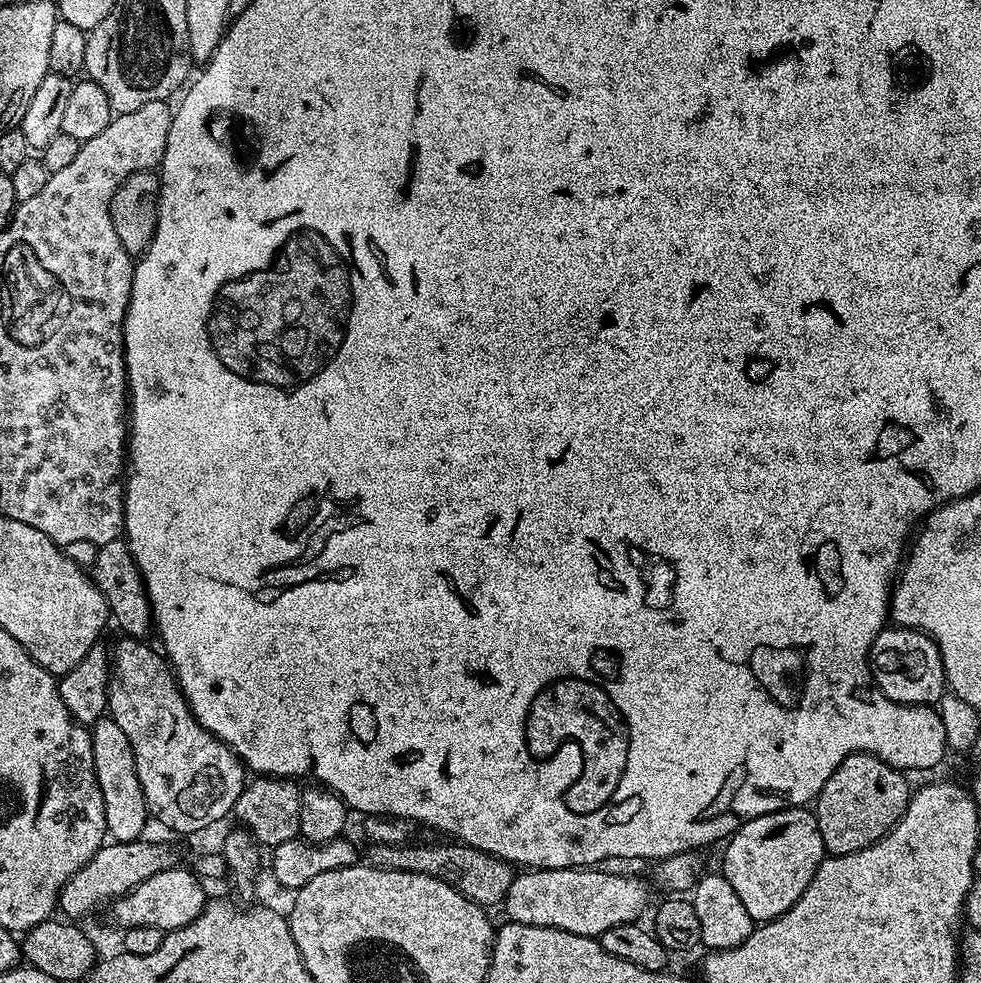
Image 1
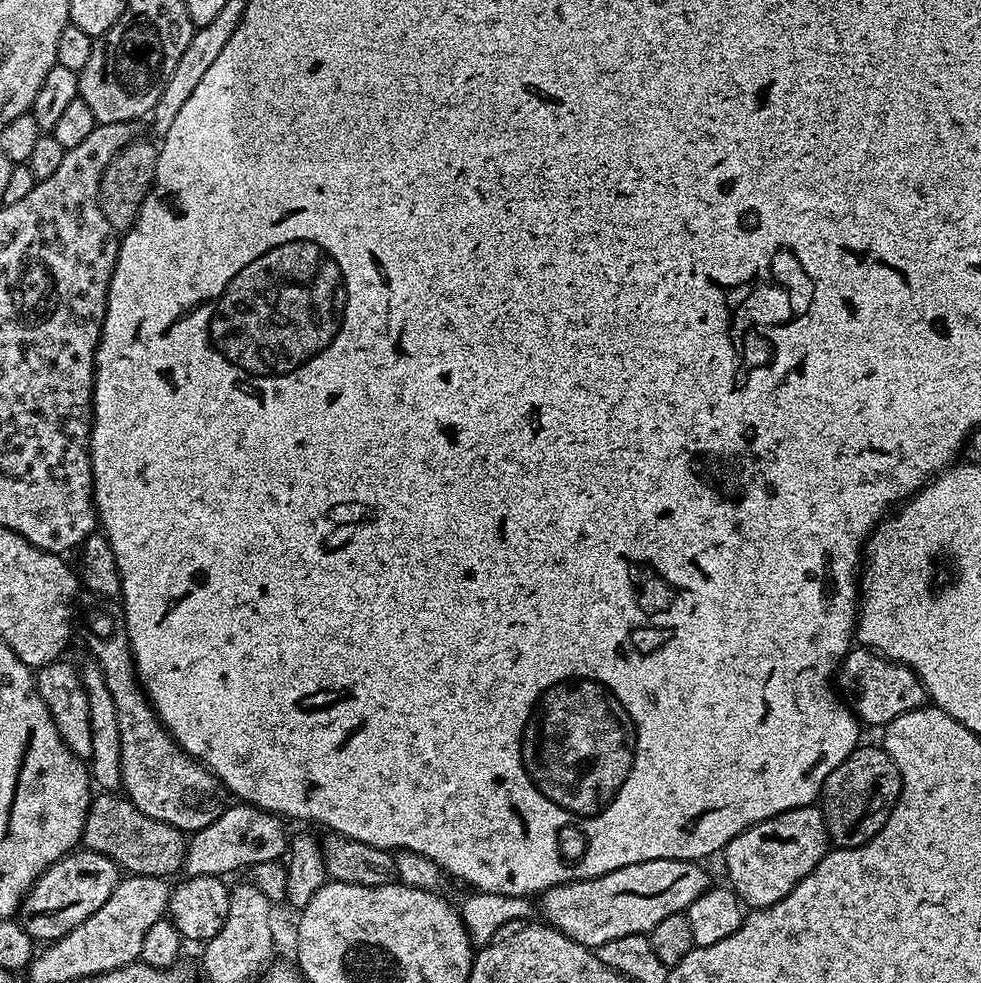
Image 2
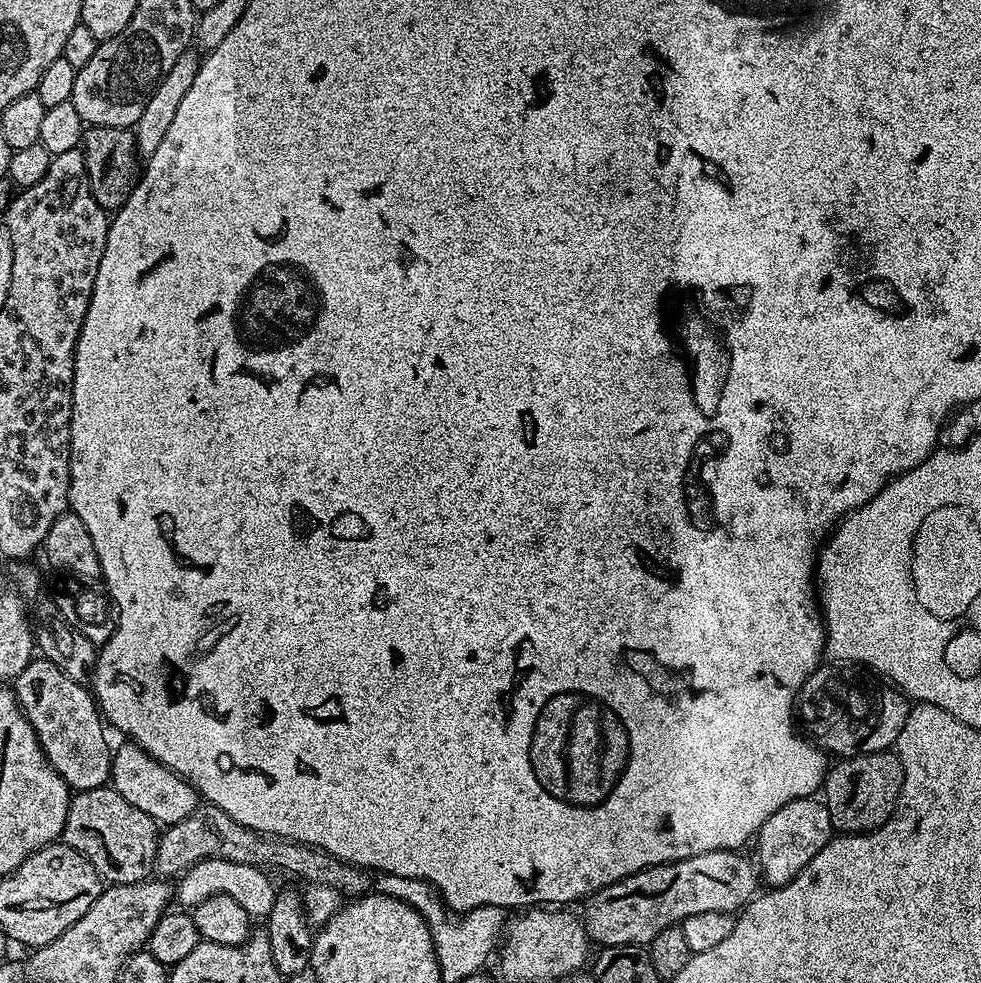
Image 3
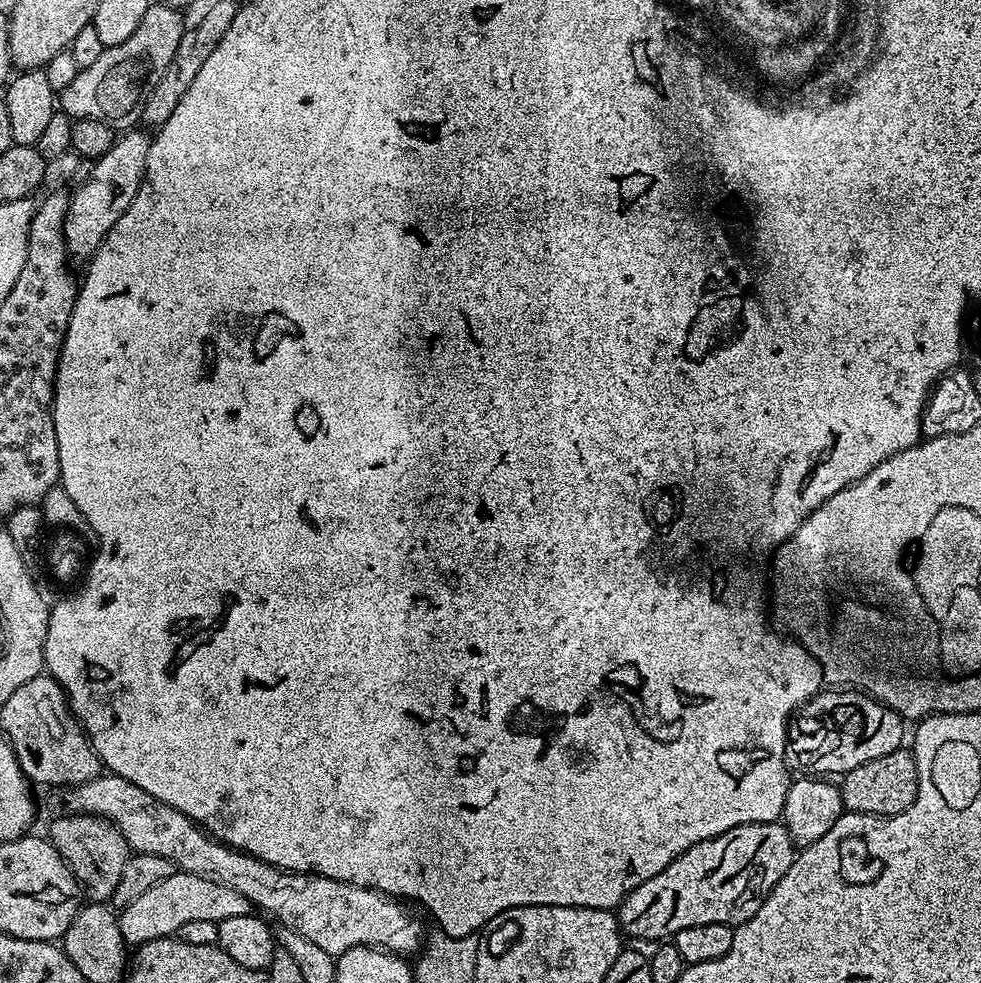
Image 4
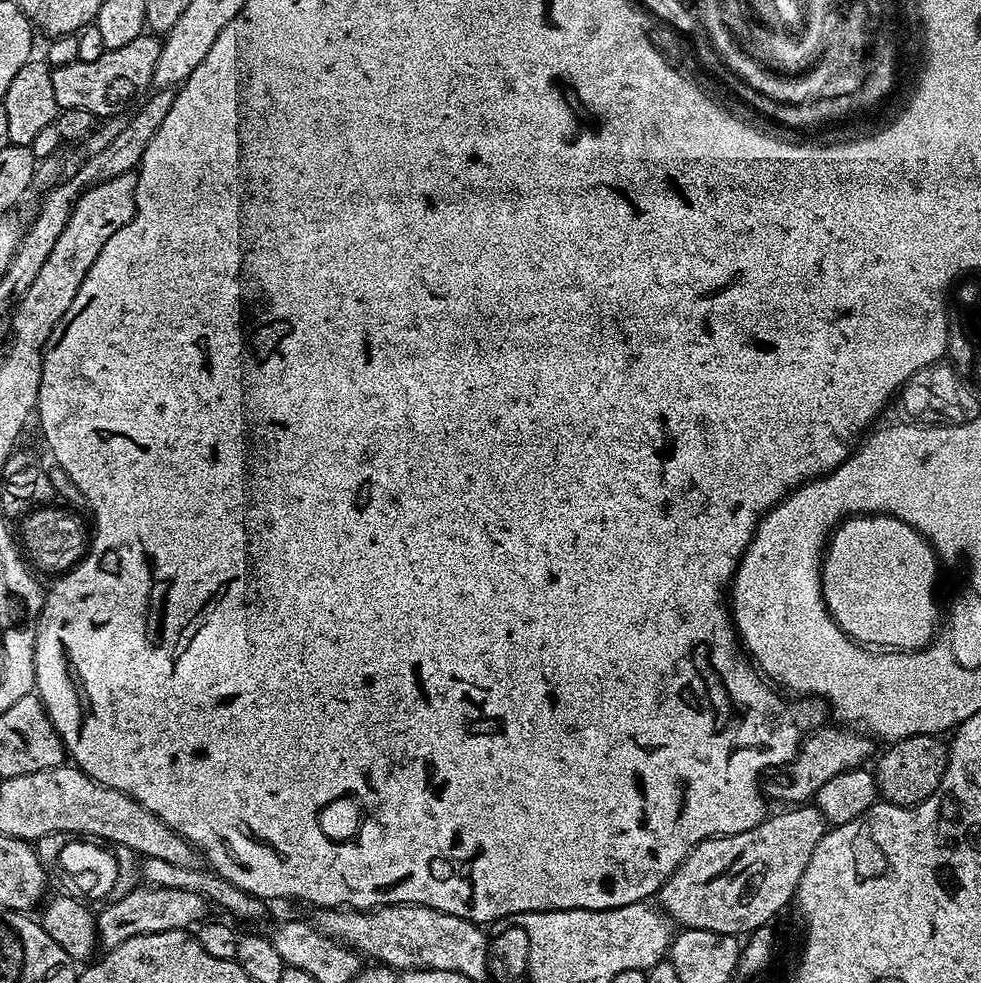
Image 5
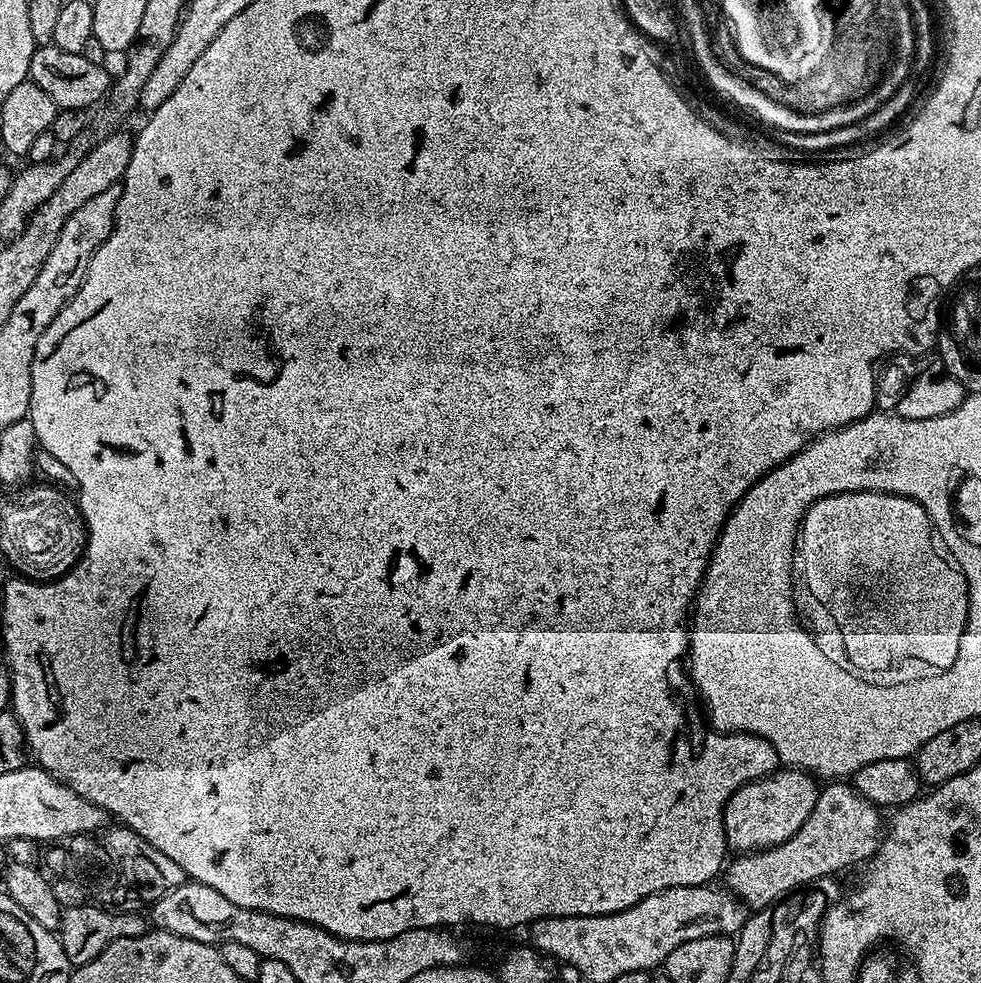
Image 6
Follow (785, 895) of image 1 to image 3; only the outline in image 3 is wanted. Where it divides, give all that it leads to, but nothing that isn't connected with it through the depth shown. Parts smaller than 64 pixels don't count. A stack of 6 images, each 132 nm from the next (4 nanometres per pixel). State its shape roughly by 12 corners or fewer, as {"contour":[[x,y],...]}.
{"contour":[[791,800],[754,837],[758,872],[783,886],[832,839],[828,808]]}

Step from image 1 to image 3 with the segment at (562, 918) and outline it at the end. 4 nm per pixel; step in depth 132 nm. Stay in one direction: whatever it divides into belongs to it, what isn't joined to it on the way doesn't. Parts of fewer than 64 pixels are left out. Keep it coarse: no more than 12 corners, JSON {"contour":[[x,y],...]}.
{"contour":[[736,850],[644,868],[587,897],[600,946],[646,946],[706,910],[739,913]]}

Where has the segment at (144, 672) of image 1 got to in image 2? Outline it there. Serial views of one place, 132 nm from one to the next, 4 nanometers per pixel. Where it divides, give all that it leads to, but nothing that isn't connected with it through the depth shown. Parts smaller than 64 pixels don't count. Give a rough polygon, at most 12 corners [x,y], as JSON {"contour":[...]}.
{"contour":[[117,601],[78,612],[118,710],[120,783],[185,834],[226,789],[180,749],[136,678]]}

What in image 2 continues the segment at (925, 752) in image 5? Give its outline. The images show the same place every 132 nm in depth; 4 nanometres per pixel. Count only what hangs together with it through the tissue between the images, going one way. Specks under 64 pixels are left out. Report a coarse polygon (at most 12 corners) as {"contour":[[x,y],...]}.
{"contour":[[883,747],[857,748],[818,797],[829,841],[873,840],[900,796]]}

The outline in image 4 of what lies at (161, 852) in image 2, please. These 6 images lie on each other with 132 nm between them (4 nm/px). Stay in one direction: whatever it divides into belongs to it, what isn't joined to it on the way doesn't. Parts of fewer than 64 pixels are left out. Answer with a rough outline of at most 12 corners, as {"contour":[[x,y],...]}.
{"contour":[[63,814],[47,839],[93,901],[112,897],[130,849],[103,816]]}

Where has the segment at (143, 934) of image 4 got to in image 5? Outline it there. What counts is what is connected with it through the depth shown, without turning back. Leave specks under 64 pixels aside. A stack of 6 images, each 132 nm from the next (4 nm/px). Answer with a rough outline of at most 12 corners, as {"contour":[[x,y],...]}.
{"contour":[[135,888],[98,912],[104,950],[126,938],[191,929],[205,897],[190,890]]}

